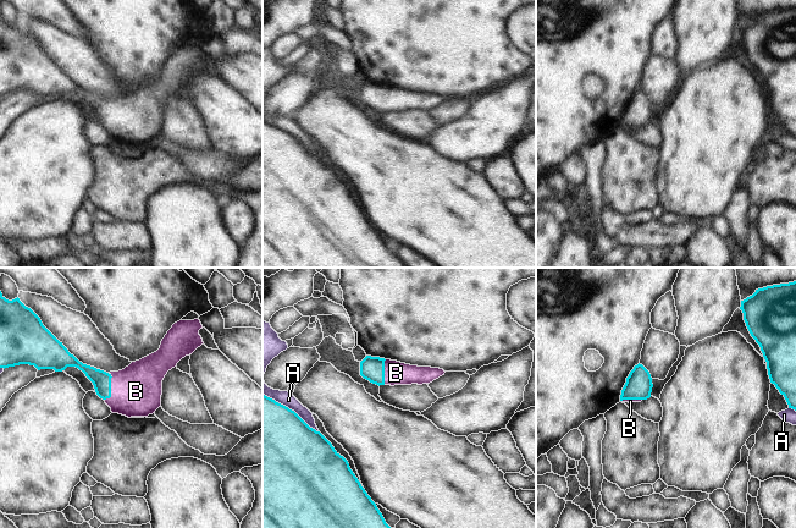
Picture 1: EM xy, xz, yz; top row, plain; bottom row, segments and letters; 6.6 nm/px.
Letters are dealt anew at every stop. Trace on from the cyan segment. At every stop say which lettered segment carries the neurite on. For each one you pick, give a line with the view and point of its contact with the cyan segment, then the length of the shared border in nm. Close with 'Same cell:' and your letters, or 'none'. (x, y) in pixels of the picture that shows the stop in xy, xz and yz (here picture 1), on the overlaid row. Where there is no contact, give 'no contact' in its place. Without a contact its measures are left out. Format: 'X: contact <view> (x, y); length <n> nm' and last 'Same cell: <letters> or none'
B: contact xy (110, 388); length 190 nm
Same cell: B

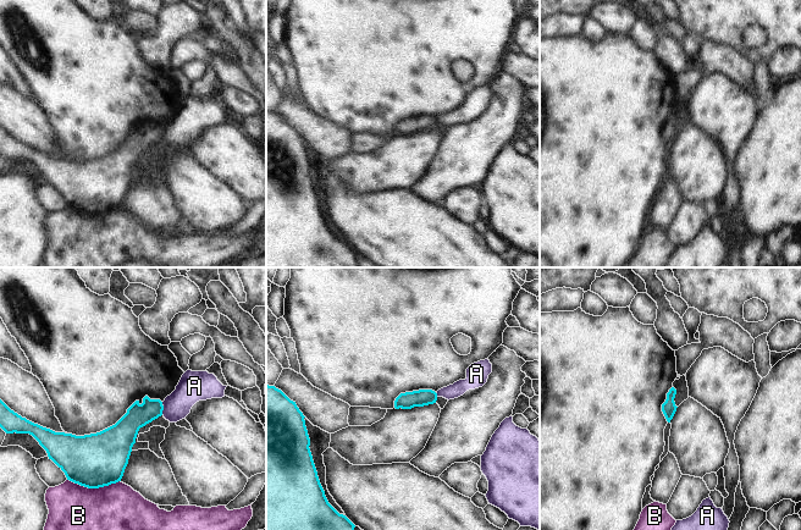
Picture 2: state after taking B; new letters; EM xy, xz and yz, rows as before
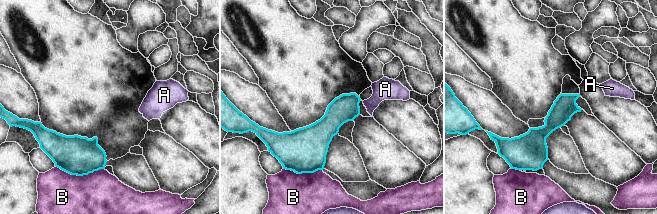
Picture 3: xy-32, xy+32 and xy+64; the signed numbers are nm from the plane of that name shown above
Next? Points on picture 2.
Same cell: none

